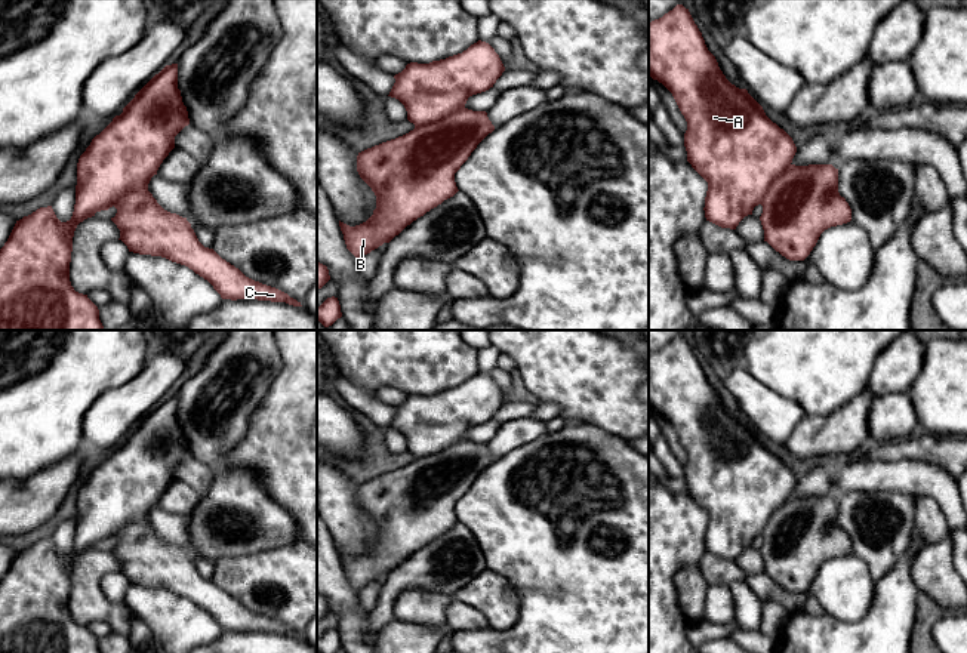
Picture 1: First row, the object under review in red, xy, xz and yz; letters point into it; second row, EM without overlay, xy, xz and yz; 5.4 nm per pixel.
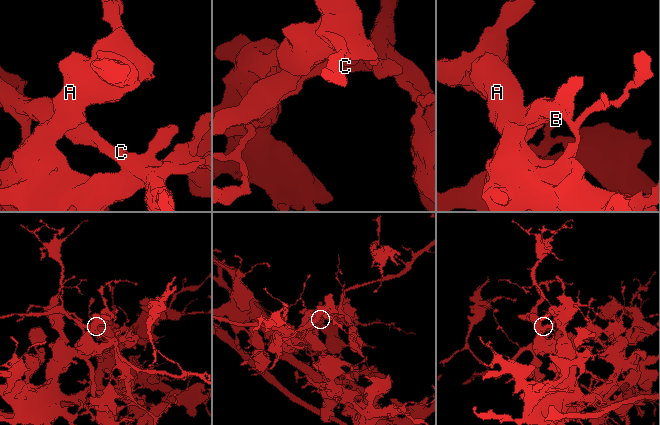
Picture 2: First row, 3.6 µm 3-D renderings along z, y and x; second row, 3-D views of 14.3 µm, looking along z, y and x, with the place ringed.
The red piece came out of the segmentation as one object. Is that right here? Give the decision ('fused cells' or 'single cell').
fused cells

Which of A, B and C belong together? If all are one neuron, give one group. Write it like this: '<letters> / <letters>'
A / B C

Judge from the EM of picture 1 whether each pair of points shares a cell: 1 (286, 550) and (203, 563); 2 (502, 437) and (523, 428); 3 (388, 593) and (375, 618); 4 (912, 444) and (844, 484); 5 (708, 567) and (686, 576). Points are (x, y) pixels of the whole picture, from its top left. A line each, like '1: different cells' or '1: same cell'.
1: different cells
2: same cell
3: same cell
4: different cells
5: different cells

